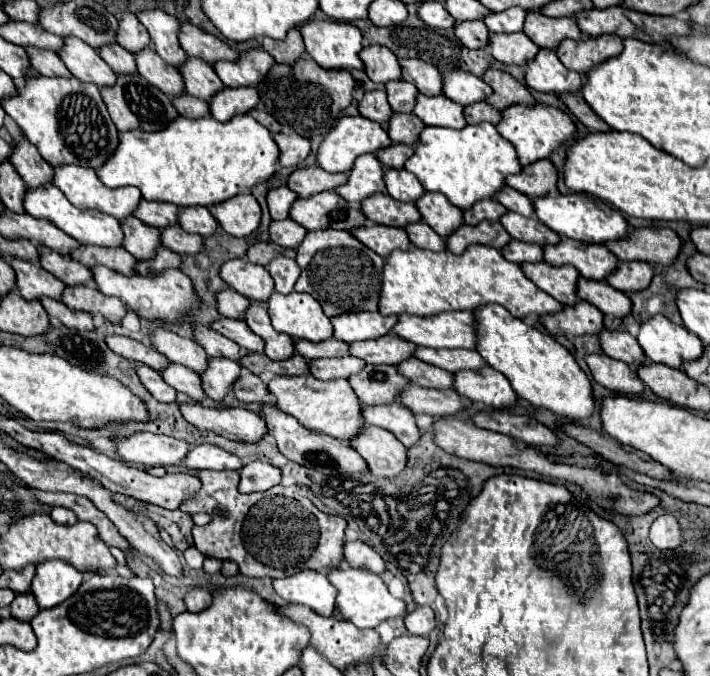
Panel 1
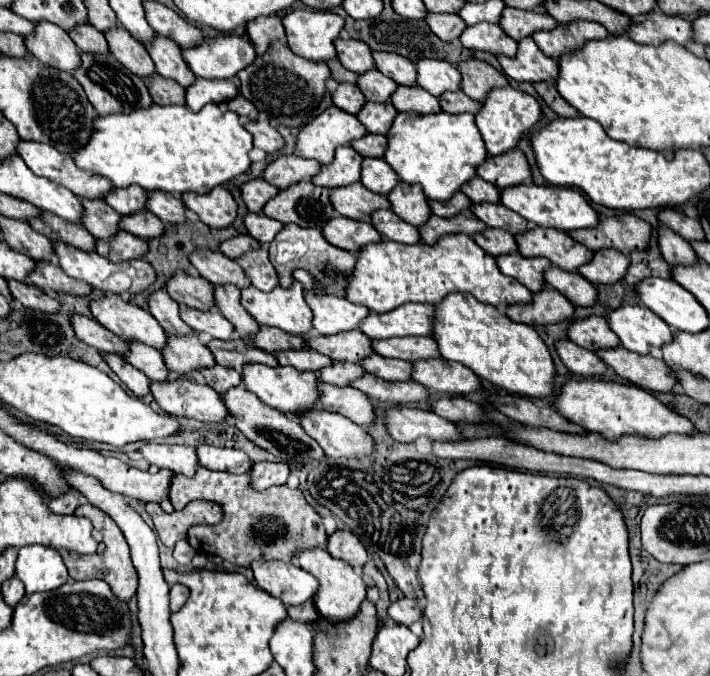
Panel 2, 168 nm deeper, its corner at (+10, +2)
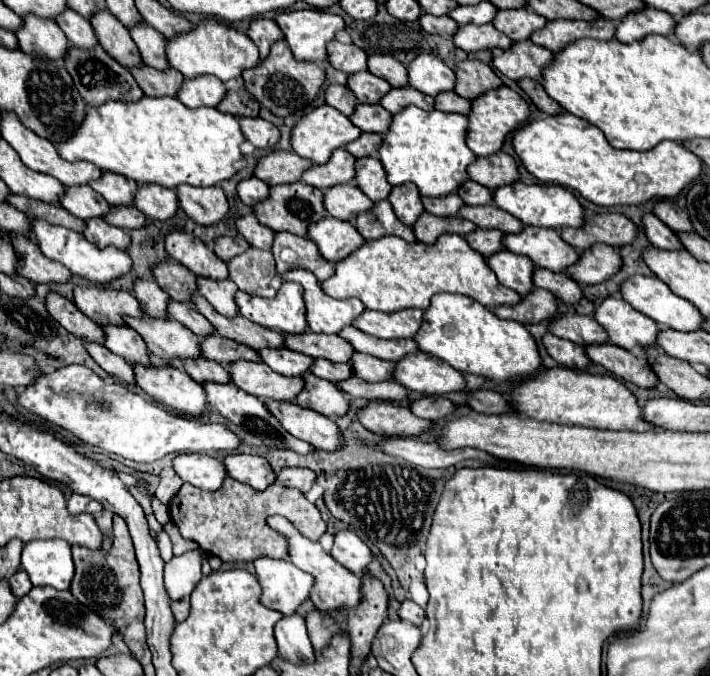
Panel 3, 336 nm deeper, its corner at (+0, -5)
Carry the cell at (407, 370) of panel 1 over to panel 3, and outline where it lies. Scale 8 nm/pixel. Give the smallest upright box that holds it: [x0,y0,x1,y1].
[350,352,394,382]

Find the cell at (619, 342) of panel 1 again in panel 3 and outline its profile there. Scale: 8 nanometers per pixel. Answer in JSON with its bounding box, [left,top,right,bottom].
[548,314,608,346]

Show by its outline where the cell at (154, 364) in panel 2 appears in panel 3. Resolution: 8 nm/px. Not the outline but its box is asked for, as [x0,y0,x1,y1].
[102,324,150,366]

